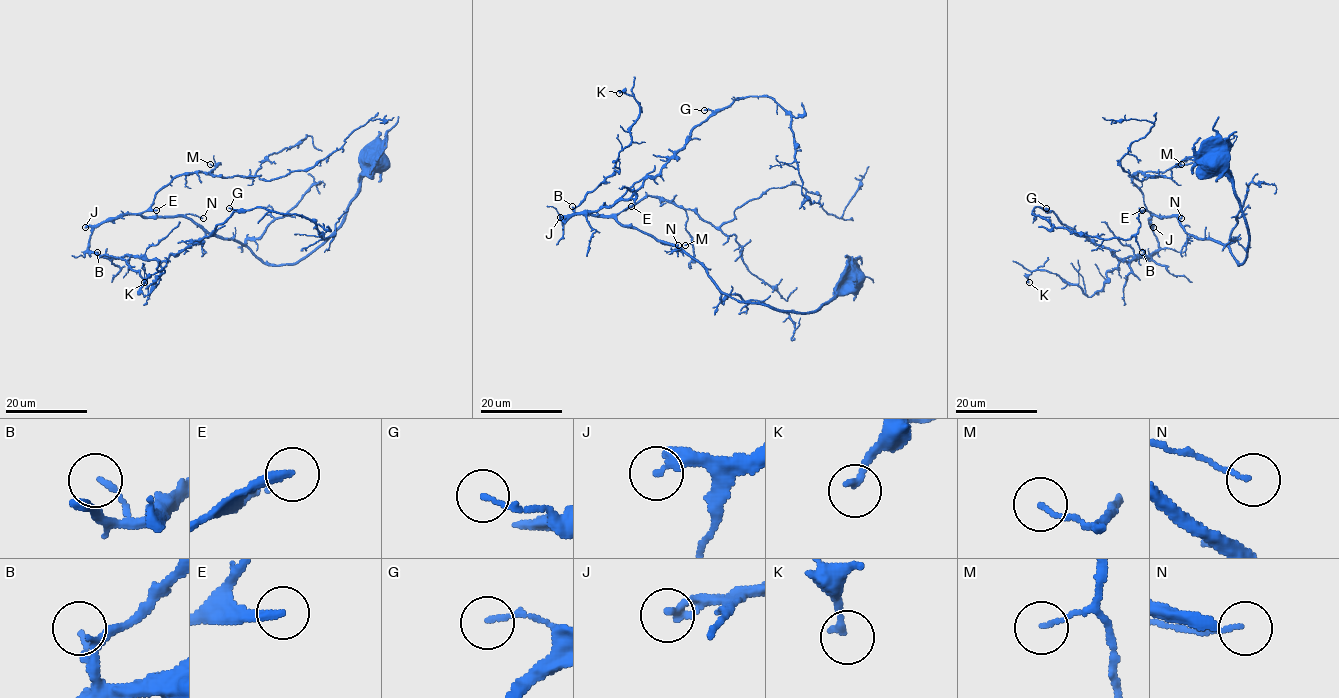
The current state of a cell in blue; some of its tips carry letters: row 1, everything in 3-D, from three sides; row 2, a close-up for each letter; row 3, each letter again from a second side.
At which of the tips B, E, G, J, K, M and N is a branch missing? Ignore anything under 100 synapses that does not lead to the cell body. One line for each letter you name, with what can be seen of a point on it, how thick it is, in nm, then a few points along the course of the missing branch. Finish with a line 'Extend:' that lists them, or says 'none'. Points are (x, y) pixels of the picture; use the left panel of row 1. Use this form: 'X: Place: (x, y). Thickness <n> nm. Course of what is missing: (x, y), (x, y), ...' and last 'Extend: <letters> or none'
E: Place: (156, 210). Thickness 240 nm. Course of what is missing: (156, 210), (195, 211), (337, 165), (378, 147), (411, 111), (467, 94)
Extend: E

